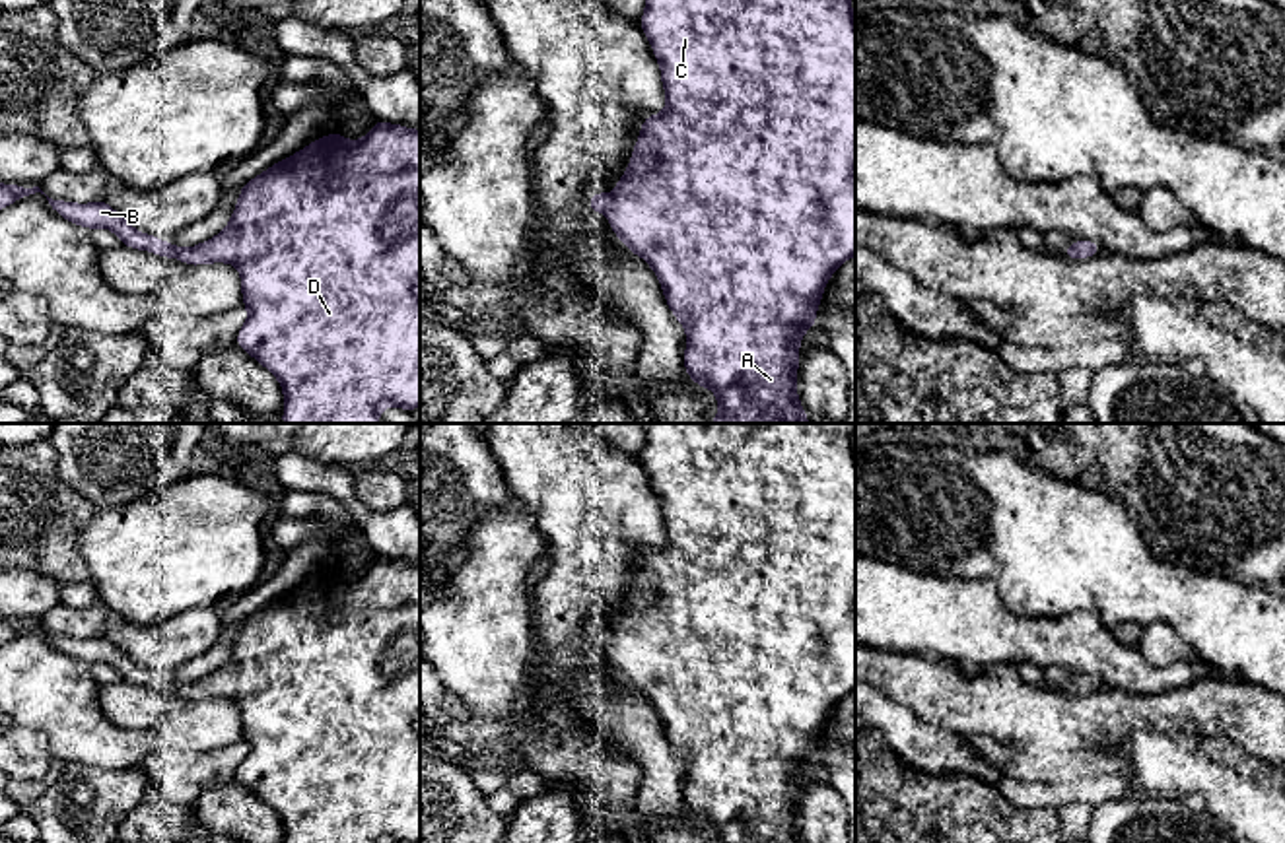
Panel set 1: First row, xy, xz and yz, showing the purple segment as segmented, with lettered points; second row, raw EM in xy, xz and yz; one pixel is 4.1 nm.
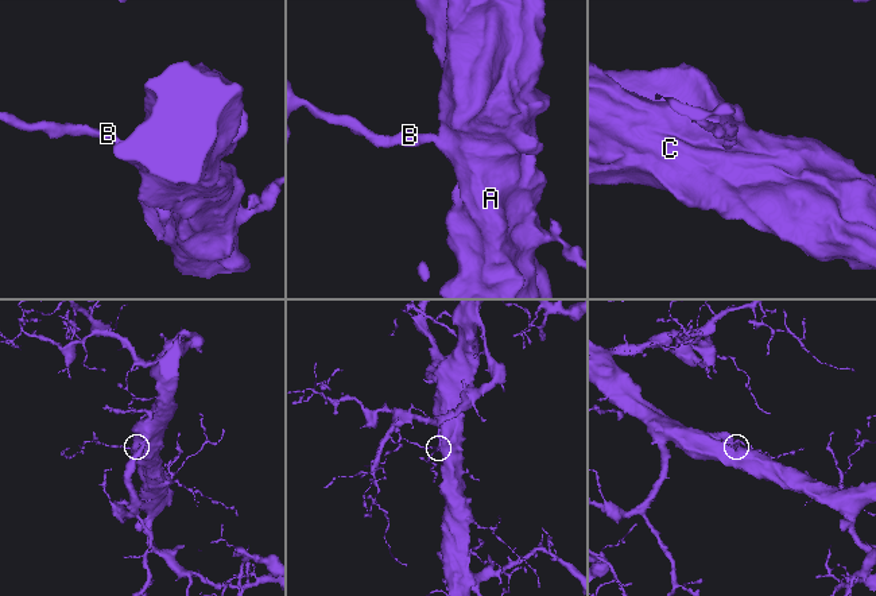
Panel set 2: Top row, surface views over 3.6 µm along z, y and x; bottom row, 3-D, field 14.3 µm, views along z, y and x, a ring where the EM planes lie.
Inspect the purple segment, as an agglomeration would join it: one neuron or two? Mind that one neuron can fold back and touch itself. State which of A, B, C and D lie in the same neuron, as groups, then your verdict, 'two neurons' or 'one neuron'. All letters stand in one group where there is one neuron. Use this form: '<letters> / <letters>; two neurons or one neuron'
A B C D; one neuron

